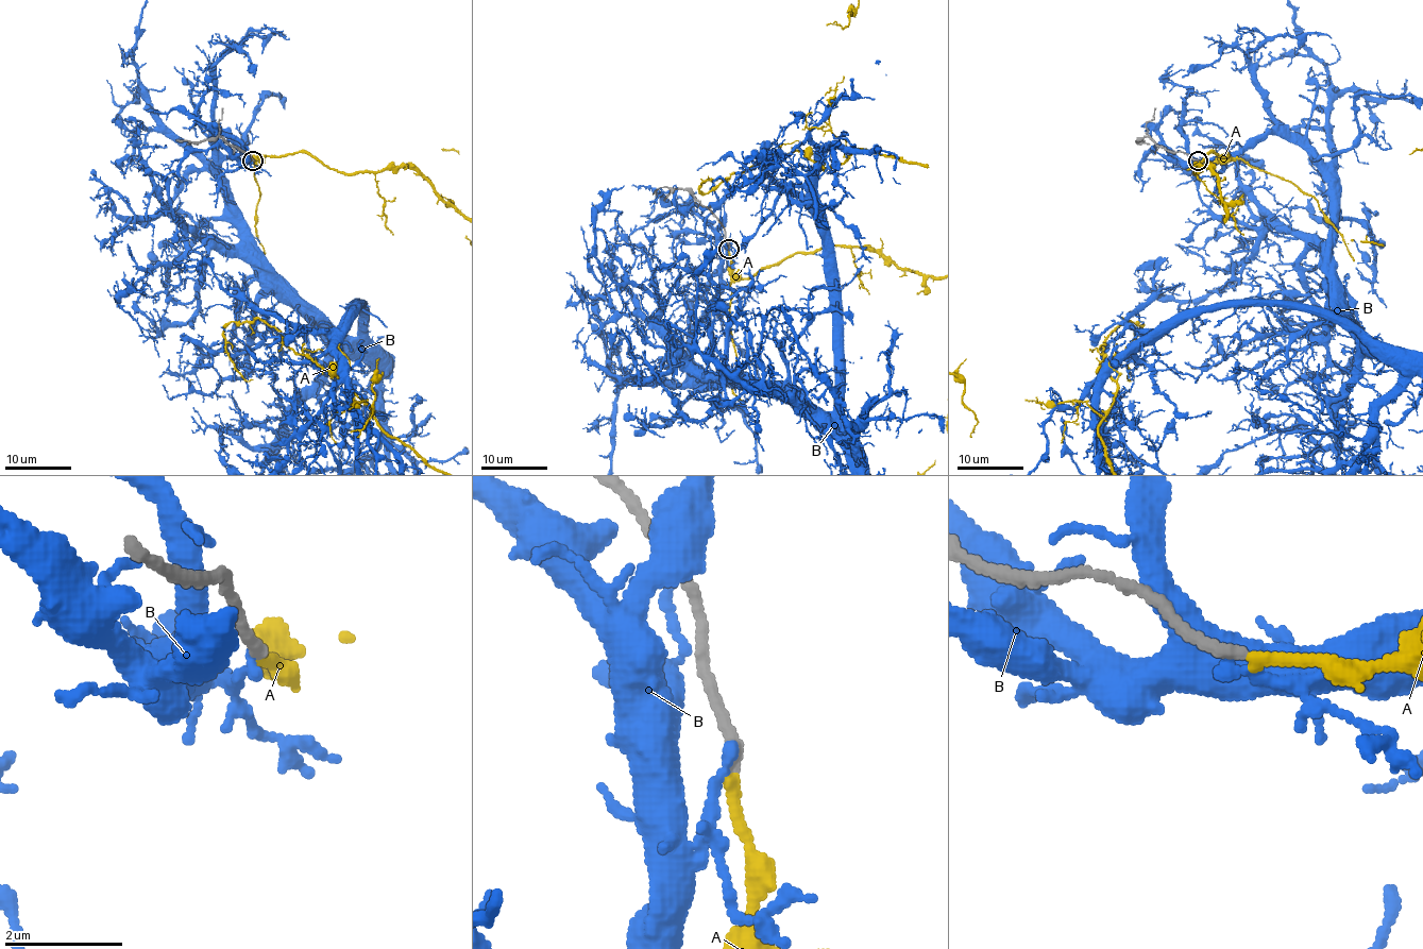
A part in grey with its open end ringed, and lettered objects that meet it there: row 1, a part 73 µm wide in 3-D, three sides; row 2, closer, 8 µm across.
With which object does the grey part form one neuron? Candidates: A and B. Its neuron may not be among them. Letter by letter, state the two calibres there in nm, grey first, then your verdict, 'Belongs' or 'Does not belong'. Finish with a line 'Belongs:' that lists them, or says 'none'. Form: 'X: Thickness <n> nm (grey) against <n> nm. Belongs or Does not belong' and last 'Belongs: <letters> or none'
A: Thickness 220 nm (grey) against 200 nm. Belongs
B: Thickness 240 nm (grey) against 200 nm. Does not belong
Belongs: A

